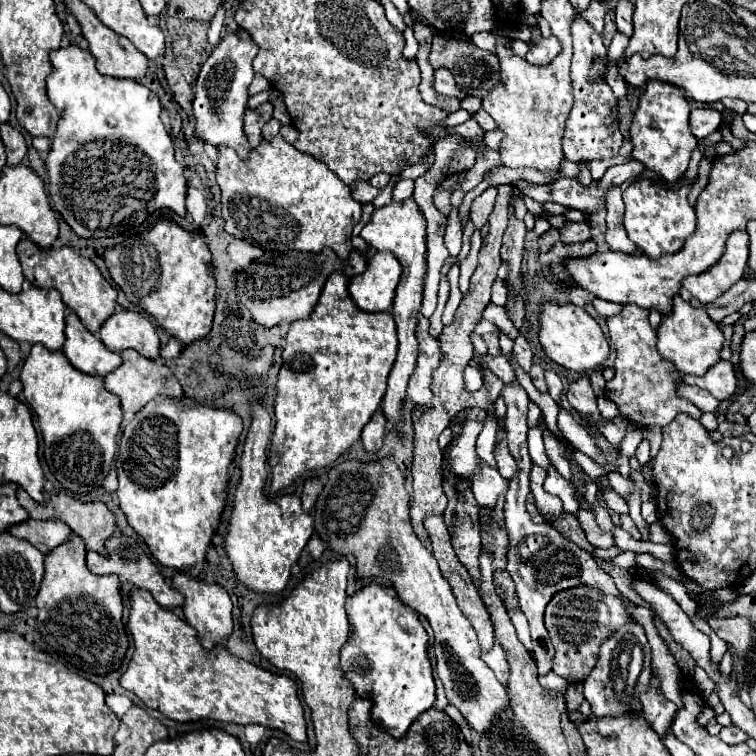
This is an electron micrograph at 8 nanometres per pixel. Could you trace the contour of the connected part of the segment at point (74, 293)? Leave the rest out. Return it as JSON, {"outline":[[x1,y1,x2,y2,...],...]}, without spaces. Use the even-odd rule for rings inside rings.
{"outline":[[24,237,18,243,18,259,22,263,24,277,36,287,58,289,64,303,80,317,80,321,84,323,84,327,88,331,96,333,100,329,100,325,104,323,104,319,108,319,108,315,114,313,116,289,102,277,98,267,88,257,82,257,76,249,62,245,58,249,50,247,46,251,46,249,38,247,34,241,30,241,28,237]]}

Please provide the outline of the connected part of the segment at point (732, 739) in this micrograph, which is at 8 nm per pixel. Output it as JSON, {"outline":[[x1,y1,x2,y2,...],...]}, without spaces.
{"outline":[[730,725,730,727,722,727,722,731,720,731,720,739,724,741,724,743,728,743,728,745,738,745,738,743,744,743,746,741,746,733,744,731,740,731,740,729,736,729,734,725]]}

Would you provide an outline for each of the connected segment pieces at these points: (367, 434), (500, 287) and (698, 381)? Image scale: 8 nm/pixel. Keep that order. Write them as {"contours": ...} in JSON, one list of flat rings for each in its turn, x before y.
{"contours":[[[376,411,376,415,372,415,370,423,364,427,362,431,362,443,366,453,378,453,382,443,384,443,384,431,386,431,386,419,382,415,382,411]],[[496,279,492,285,492,303,496,303,496,305,506,303,506,283,502,279]],[[720,361,712,369,708,369,706,375,702,377,684,377,688,385,698,385,700,389,710,391,718,401,728,401,736,395,736,373,732,369,730,361]]]}

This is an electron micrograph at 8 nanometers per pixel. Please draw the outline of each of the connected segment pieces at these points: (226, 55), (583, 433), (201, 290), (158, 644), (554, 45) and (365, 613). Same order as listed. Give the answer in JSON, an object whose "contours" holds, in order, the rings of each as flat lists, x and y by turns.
{"contours":[[[236,33,226,35,210,53,196,79,196,93,192,111,196,117,196,137,214,147,232,147,240,159,248,159,250,143,244,135,244,111,248,109,248,87,254,79,252,59,256,57,256,43,252,39,240,39]],[[560,407,560,413,558,413,558,429,574,445,574,449,586,453,600,467,608,467,608,459,604,457,600,447,596,447,590,433,578,423,578,419,570,411,566,411,562,407]],[[160,219,150,231,124,237,122,243,108,247,104,261,126,299,152,315,168,335,188,345,210,333,216,281,212,253,198,233,182,229,172,219]],[[134,589,130,593,128,627,134,639,134,655,128,663,126,673,120,677,120,685,132,691,136,697,140,697,146,707,158,709,160,713,164,713,174,721,216,719,216,721,238,723,238,725,262,723,266,727,274,727,288,733,294,741,300,741,300,743,306,741,306,721,304,721,304,711,298,699,298,687,294,679,260,669,254,663,248,663,236,657,222,645,216,645,212,651,202,649,192,627,188,627,188,623,182,621,178,615,174,615,170,609,160,607,154,601,154,597,148,595,148,591,144,589]],[[542,37,536,45,530,47,526,61,532,65,548,65,556,57,558,51,560,51,560,45,558,45,556,37,550,37,550,39]],[[370,583,368,587,362,587,352,597,346,599,346,611,350,619,350,639,344,643,340,651,340,667,346,675,346,679,356,689,358,697,372,699,372,721,376,725,382,725,392,737,402,739,408,731,408,727,428,709,434,707,436,701,436,685,432,677,432,665,428,657,428,635,422,623,416,619,416,613,400,601,396,591,392,587,382,587,378,583]]]}

